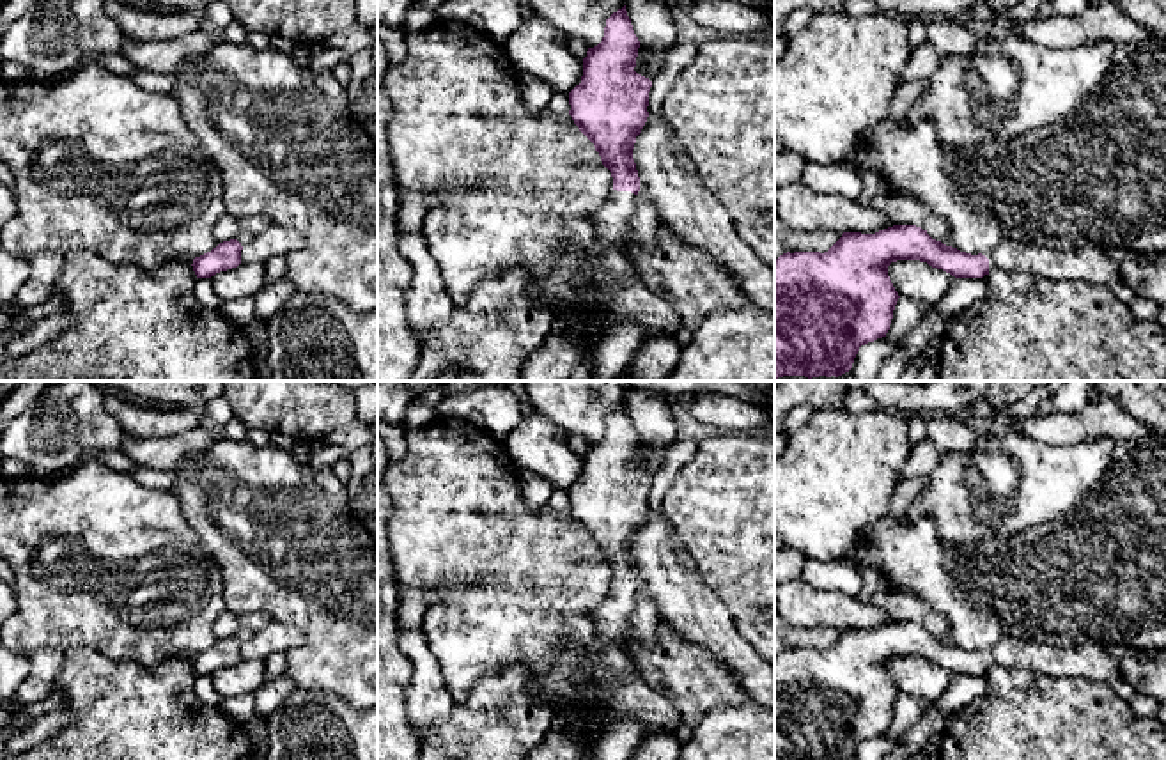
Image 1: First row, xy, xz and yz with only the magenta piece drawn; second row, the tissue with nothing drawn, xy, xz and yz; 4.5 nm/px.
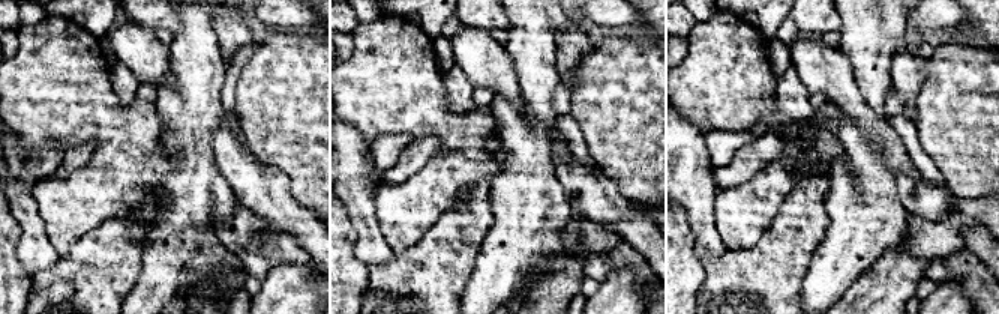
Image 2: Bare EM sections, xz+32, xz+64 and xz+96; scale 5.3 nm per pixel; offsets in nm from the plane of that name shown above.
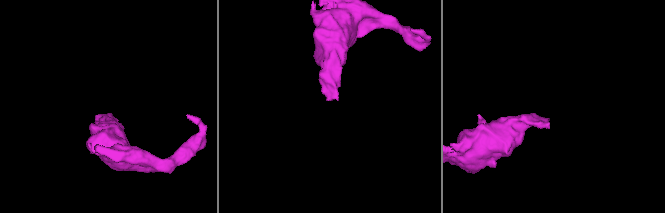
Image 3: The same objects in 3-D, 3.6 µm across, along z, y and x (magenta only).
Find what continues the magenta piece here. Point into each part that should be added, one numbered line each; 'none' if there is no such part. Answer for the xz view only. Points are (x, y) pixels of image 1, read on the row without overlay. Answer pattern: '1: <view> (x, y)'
1: xz (622, 615)

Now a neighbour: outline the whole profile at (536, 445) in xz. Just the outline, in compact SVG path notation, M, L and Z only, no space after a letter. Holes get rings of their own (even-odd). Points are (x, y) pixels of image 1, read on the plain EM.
M532 406L503 441L517 469L542 477L553 491L571 489L581 480L583 457L574 454L567 434Z

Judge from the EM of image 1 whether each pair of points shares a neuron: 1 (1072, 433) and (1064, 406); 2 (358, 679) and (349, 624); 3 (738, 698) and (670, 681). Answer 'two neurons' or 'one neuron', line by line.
1: two neurons
2: one neuron
3: one neuron

